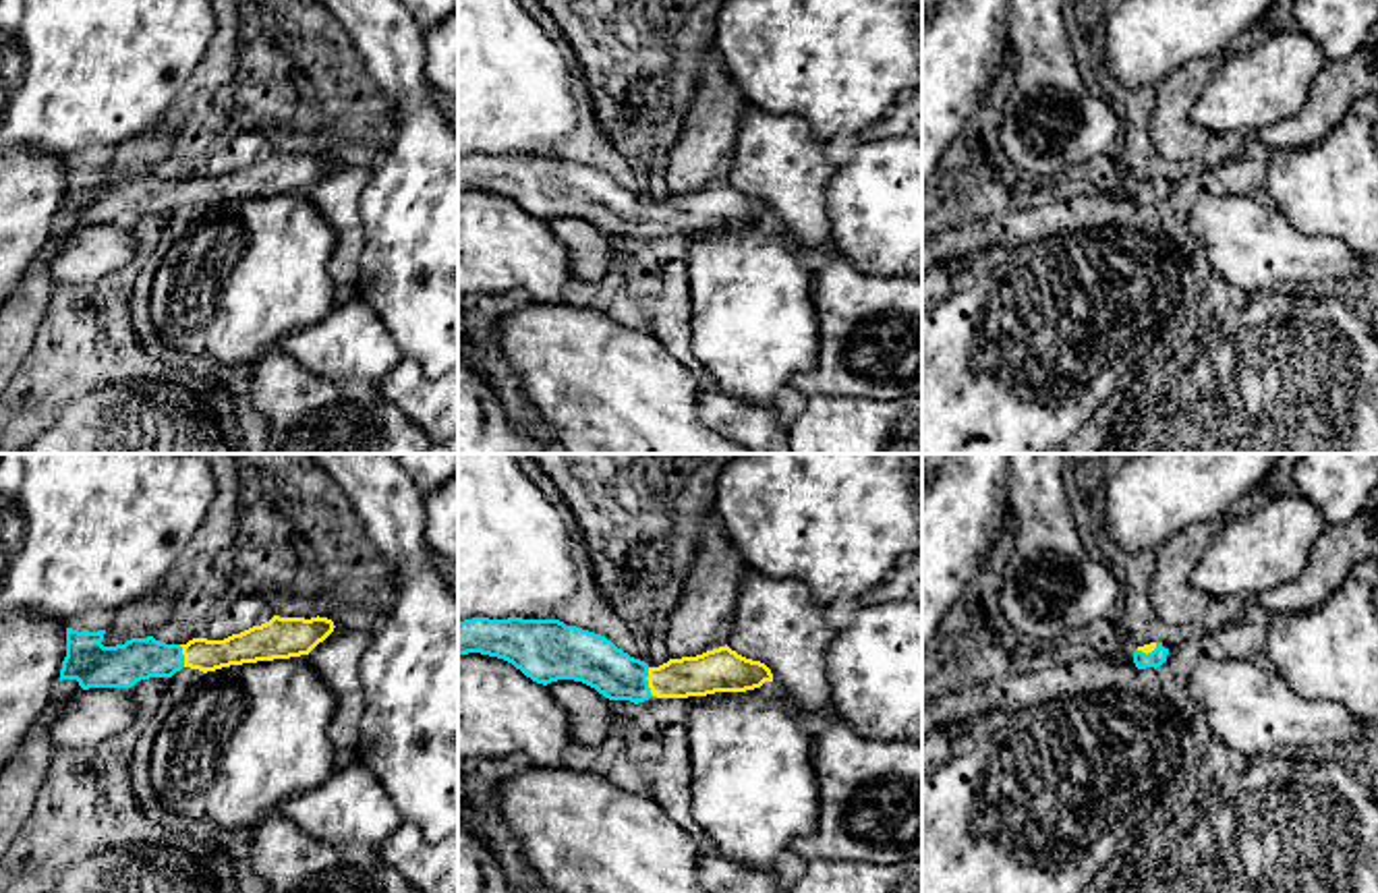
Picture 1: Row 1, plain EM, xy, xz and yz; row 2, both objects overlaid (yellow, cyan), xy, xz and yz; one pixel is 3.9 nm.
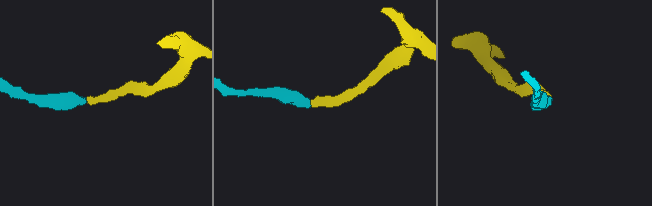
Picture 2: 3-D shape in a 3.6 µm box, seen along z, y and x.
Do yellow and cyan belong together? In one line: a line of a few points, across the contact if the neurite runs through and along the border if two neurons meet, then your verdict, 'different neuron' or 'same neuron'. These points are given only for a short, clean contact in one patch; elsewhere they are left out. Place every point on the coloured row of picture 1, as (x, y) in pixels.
line xz (711, 672), (649, 682), (620, 678), (593, 659); same neuron

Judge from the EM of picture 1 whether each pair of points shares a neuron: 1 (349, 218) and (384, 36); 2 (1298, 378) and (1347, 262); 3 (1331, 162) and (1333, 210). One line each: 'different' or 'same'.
1: different
2: different
3: same

